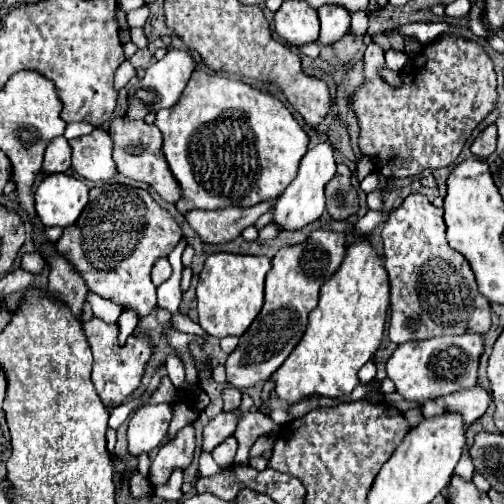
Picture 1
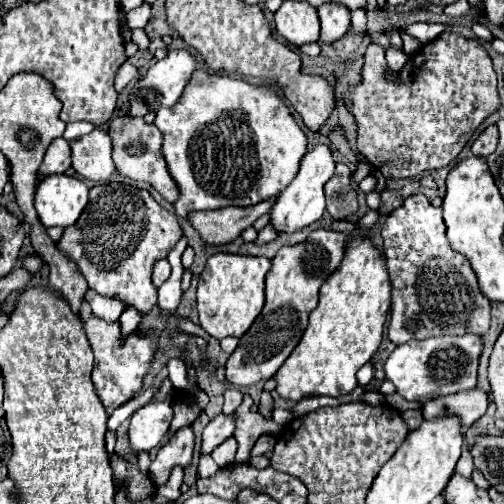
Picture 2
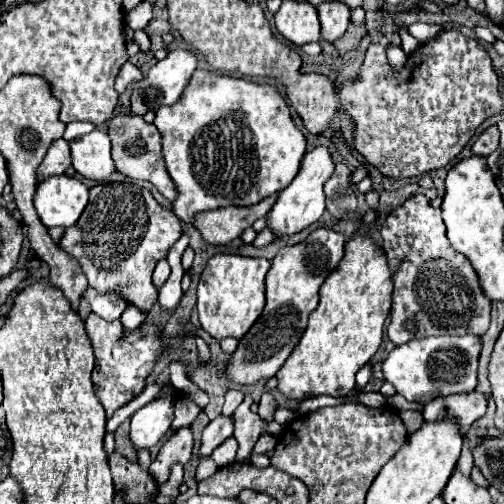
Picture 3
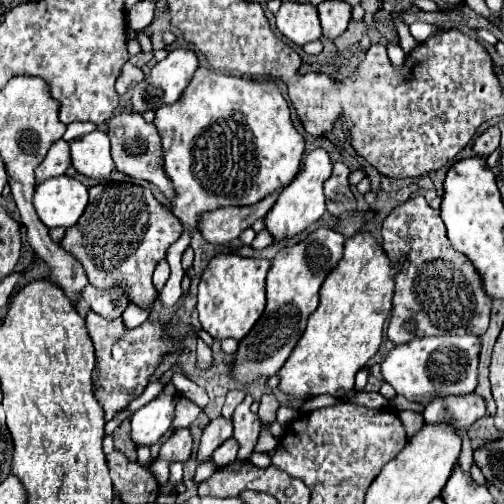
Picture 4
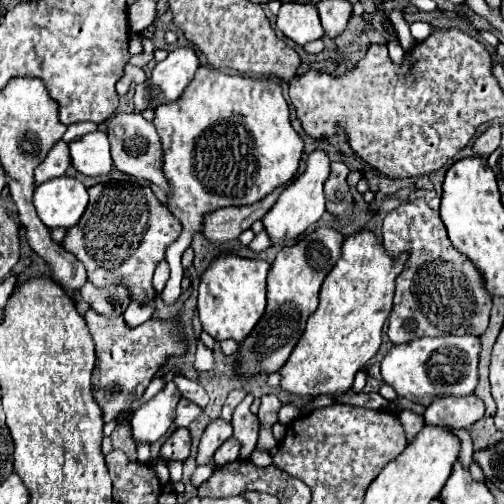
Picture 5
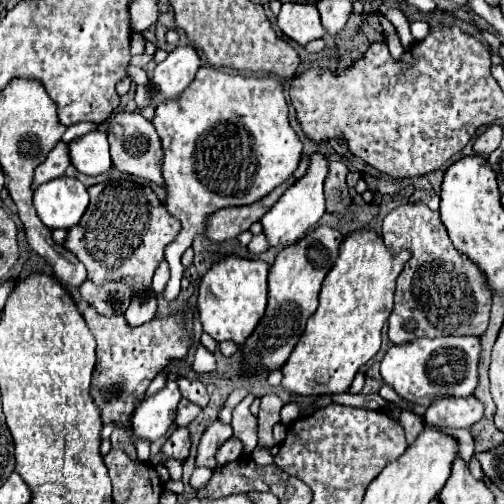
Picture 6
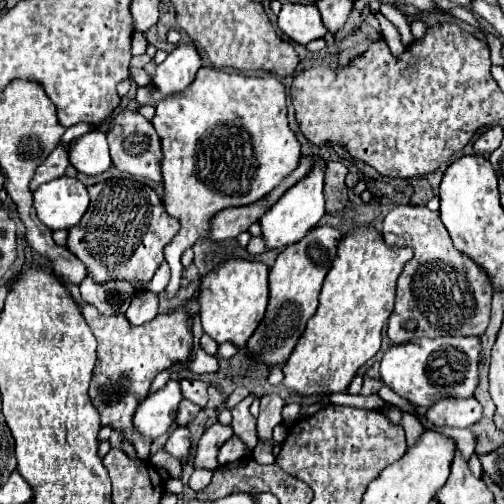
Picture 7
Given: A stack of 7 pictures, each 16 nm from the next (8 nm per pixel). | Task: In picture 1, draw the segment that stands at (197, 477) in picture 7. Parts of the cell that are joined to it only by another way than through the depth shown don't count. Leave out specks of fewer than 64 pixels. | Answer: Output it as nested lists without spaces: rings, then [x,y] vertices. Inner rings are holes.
[[[202,452],[200,454],[200,470],[198,472],[200,472],[200,476],[212,476],[216,472],[222,472],[222,468],[214,462],[210,452]]]

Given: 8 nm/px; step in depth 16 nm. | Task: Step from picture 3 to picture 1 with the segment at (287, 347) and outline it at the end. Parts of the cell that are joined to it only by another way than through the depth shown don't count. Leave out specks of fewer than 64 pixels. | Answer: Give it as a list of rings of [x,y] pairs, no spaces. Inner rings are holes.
[[[314,230],[304,244],[284,246],[272,258],[272,270],[266,276],[266,296],[260,316],[250,324],[248,332],[240,336],[236,350],[226,358],[228,382],[246,390],[270,378],[282,362],[290,356],[294,346],[304,336],[308,314],[318,306],[320,286],[340,268],[346,256],[346,236],[338,232]]]

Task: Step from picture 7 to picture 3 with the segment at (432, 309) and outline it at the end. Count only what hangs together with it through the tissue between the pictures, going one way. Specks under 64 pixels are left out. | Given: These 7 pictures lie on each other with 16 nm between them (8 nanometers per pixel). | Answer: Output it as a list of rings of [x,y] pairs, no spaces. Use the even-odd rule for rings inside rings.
[[[410,196],[402,206],[392,210],[382,226],[384,254],[392,272],[394,292],[392,292],[392,312],[388,338],[398,346],[414,338],[442,336],[442,334],[486,334],[490,326],[490,300],[480,292],[478,276],[466,256],[452,250],[446,238],[446,226],[442,222],[440,208],[430,206],[426,196]]]

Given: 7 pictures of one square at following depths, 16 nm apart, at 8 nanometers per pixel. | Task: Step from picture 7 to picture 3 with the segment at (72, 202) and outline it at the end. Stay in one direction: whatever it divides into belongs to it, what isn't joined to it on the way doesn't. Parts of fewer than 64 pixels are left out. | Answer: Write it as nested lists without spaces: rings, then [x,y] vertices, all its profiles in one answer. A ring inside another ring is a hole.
[[[60,174],[42,180],[34,194],[36,212],[46,228],[72,226],[88,204],[88,186],[78,178]]]

